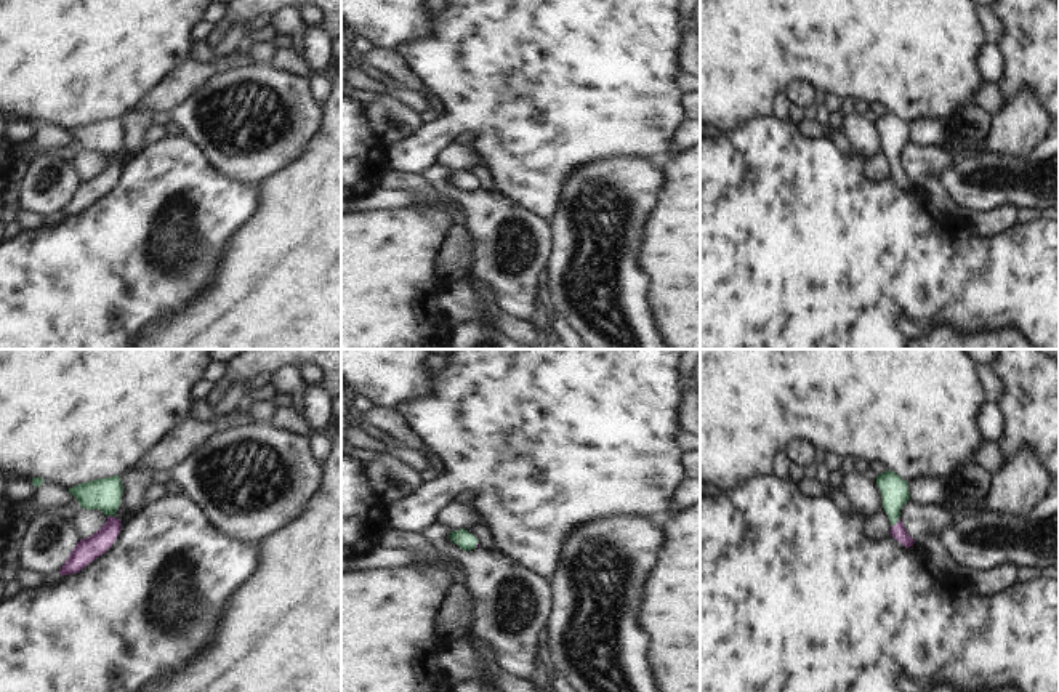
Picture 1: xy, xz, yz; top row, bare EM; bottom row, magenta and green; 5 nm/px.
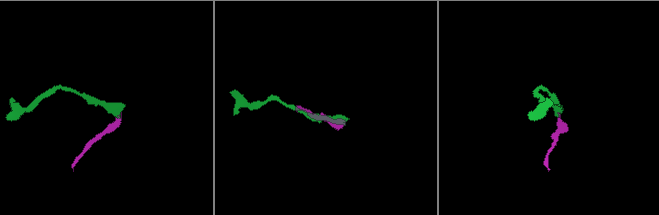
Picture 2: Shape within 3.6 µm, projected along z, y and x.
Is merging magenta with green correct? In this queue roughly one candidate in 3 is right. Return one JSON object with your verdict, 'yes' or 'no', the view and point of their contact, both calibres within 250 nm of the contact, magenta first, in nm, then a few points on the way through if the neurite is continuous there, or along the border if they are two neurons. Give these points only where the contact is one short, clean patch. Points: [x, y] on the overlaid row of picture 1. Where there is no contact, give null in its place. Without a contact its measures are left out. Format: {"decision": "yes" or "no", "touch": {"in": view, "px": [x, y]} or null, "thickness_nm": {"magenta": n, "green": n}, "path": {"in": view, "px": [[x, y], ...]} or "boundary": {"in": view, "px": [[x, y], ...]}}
{"decision": "yes", "touch": {"in": "yz", "px": [899, 521]}, "thickness_nm": {"magenta": 70, "green": 140}, "path": {"in": "yz", "px": [[897, 531], [899, 521], [894, 490]]}}

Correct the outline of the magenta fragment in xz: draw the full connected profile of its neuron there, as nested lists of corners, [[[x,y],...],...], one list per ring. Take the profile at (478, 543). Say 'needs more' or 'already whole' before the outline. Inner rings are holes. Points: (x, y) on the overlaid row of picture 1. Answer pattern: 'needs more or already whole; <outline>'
needs more; [[[466,529],[450,532],[450,540],[465,551],[481,548],[477,538],[473,533],[469,533]]]

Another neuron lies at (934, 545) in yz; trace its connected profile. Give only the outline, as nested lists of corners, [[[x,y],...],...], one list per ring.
[[[928,535],[921,540],[932,561],[947,573],[964,570],[963,564],[952,554],[940,535]]]

